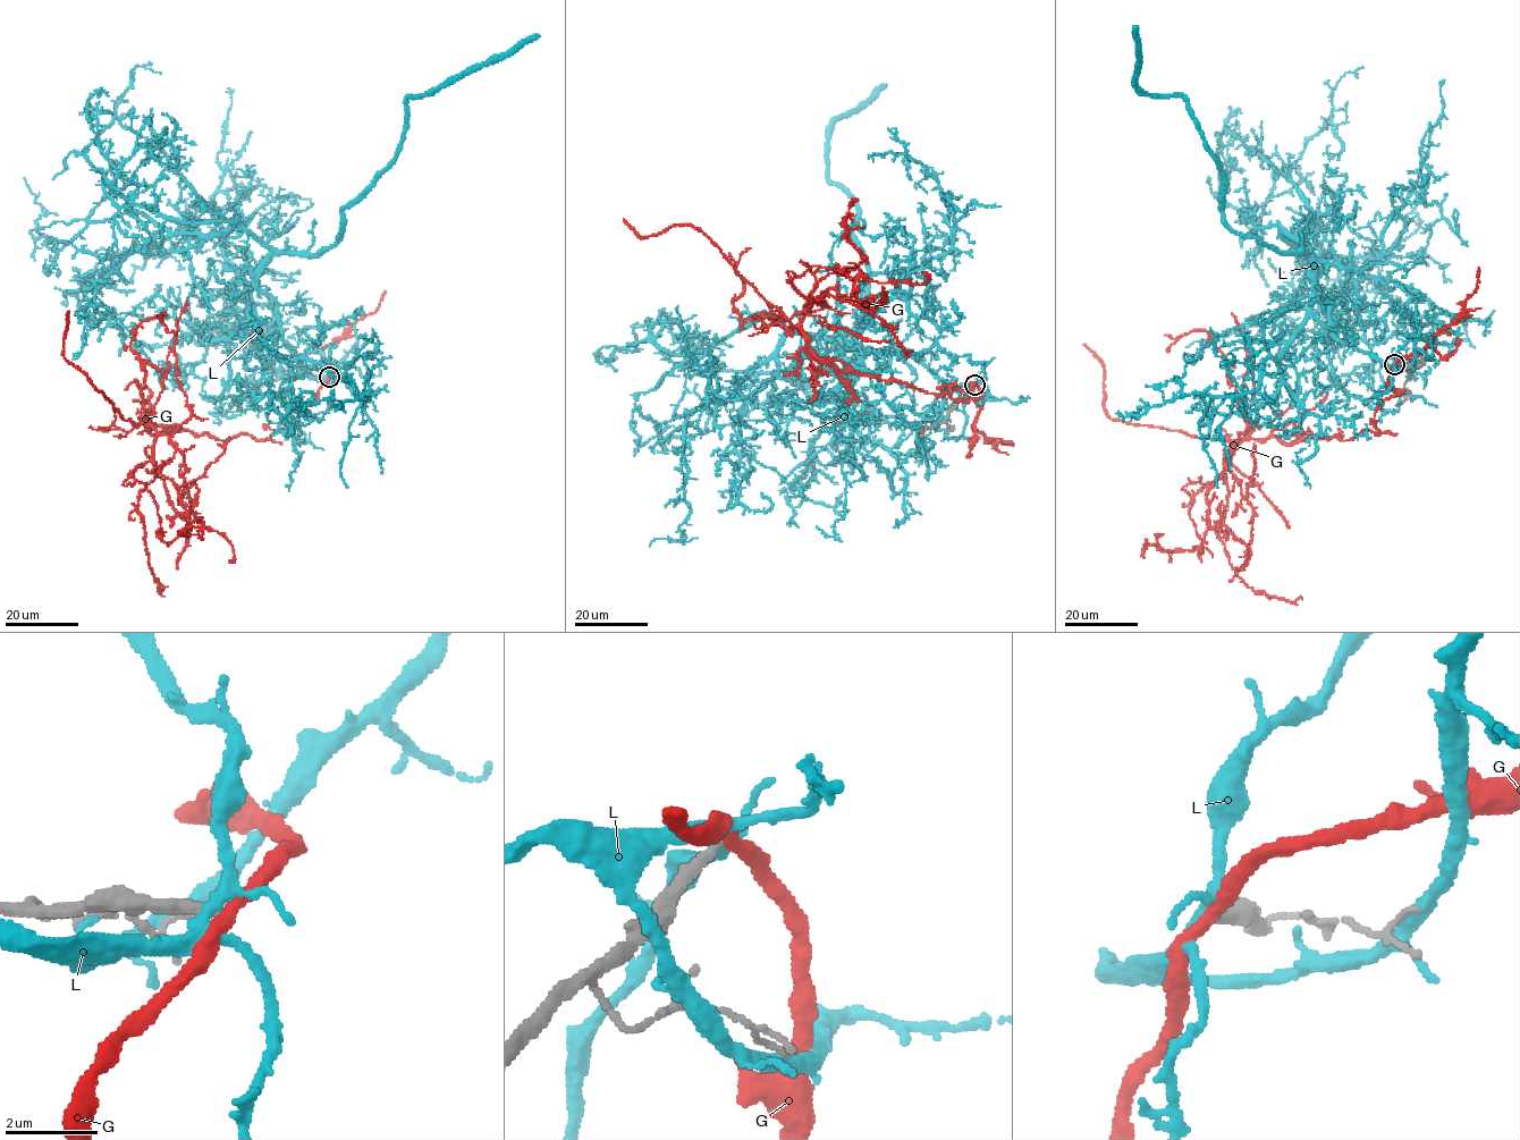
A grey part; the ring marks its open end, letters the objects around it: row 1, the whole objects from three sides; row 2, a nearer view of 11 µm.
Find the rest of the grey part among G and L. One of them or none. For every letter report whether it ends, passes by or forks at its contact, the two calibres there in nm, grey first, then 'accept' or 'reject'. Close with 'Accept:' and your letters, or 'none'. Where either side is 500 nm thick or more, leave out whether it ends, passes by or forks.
G: it passes by | 240/280 nm | reject
L: it forks | 240/240 nm | reject
Accept: none

